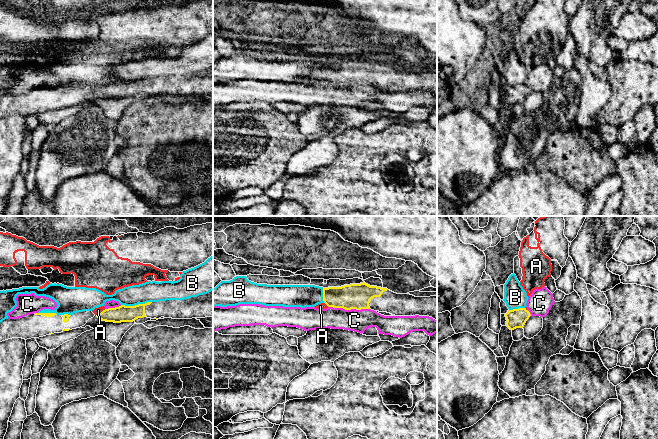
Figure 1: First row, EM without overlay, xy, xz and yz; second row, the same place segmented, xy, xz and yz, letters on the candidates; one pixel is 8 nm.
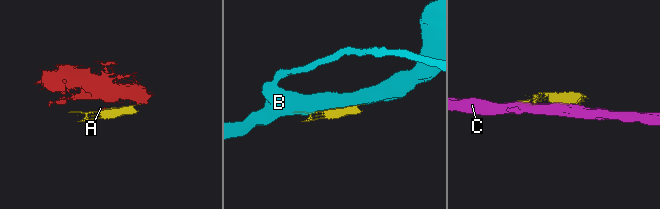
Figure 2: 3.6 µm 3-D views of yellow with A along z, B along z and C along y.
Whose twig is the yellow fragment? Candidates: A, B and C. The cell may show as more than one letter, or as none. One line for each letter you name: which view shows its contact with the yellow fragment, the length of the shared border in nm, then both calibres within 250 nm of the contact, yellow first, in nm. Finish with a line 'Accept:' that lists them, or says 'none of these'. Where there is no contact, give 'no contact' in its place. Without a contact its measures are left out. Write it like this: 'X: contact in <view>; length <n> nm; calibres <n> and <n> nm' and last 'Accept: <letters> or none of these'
Accept: none of these

